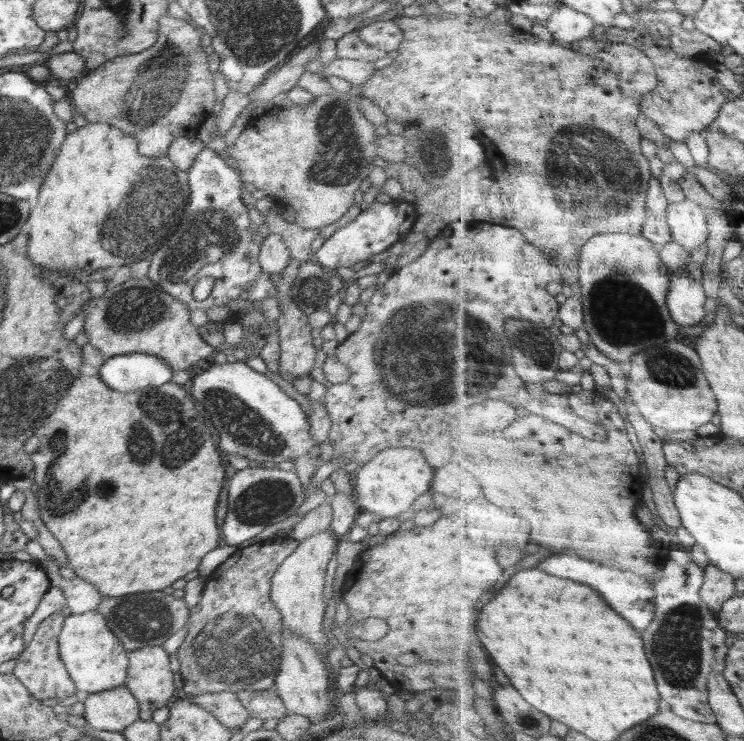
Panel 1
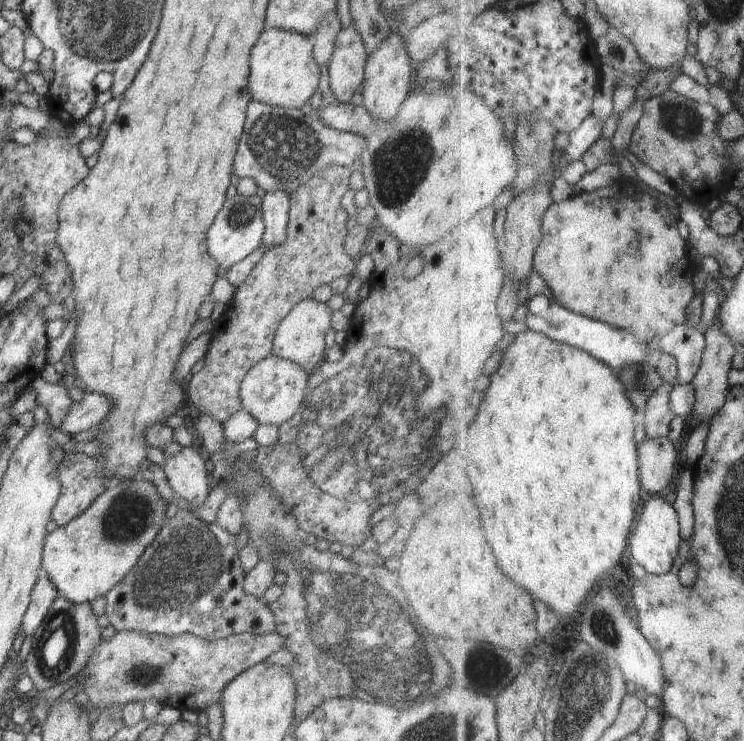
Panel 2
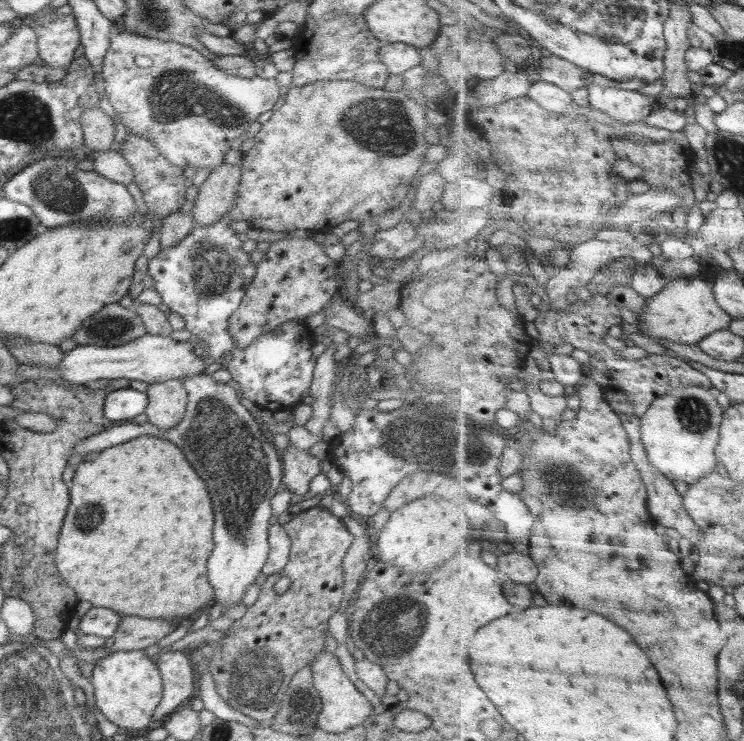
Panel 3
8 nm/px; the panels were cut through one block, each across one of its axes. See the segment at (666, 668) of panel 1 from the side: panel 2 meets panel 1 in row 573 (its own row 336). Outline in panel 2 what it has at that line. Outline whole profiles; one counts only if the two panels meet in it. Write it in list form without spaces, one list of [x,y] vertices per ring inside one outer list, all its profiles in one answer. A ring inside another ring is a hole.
[[[678,325],[668,336],[658,342],[664,353],[673,354],[679,362],[679,383],[693,384],[701,371],[707,348],[707,338],[700,326]]]

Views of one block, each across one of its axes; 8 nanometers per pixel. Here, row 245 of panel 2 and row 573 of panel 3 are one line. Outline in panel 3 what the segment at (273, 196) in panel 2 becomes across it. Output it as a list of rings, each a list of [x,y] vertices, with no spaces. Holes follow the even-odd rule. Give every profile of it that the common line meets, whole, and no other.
[[[279,522],[270,525],[268,534],[270,552],[266,564],[262,568],[262,573],[265,575],[274,575],[286,568],[292,544],[290,537],[288,537],[287,532]]]

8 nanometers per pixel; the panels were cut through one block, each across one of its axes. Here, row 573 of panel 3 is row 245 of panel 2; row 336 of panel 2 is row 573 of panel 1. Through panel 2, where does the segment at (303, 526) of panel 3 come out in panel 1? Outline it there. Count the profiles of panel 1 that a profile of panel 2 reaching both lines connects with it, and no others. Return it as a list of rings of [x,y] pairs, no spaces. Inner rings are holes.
[[[274,536],[238,549],[231,562],[223,562],[204,582],[204,590],[198,606],[189,610],[188,634],[176,653],[180,661],[179,673],[184,680],[182,691],[188,694],[188,698],[213,692],[238,693],[274,688],[282,664],[282,652],[284,652],[282,647],[284,626],[280,612],[271,600],[271,578],[279,564],[294,552],[298,543],[290,536]]]

